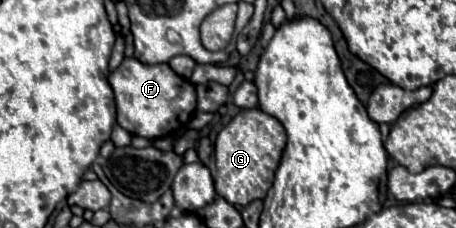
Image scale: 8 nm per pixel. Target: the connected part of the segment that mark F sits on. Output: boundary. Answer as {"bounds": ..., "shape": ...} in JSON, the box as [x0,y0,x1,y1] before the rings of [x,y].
{"bounds":[110,59,196,139],"shape":[[[124,59],[122,65],[110,73],[110,87],[116,97],[116,121],[132,135],[146,139],[168,137],[184,127],[196,107],[196,91],[186,79],[174,75],[166,63],[144,65],[138,59]]]}

